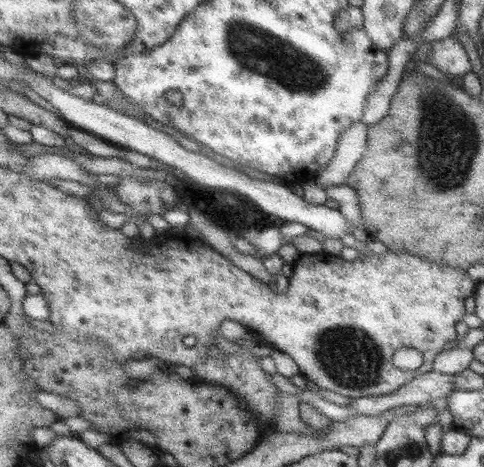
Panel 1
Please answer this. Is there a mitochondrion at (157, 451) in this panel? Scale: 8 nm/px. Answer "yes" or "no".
no

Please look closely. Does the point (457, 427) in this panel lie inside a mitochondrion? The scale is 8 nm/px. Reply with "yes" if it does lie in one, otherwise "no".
no

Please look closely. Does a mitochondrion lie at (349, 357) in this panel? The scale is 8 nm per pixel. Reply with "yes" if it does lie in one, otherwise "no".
yes

